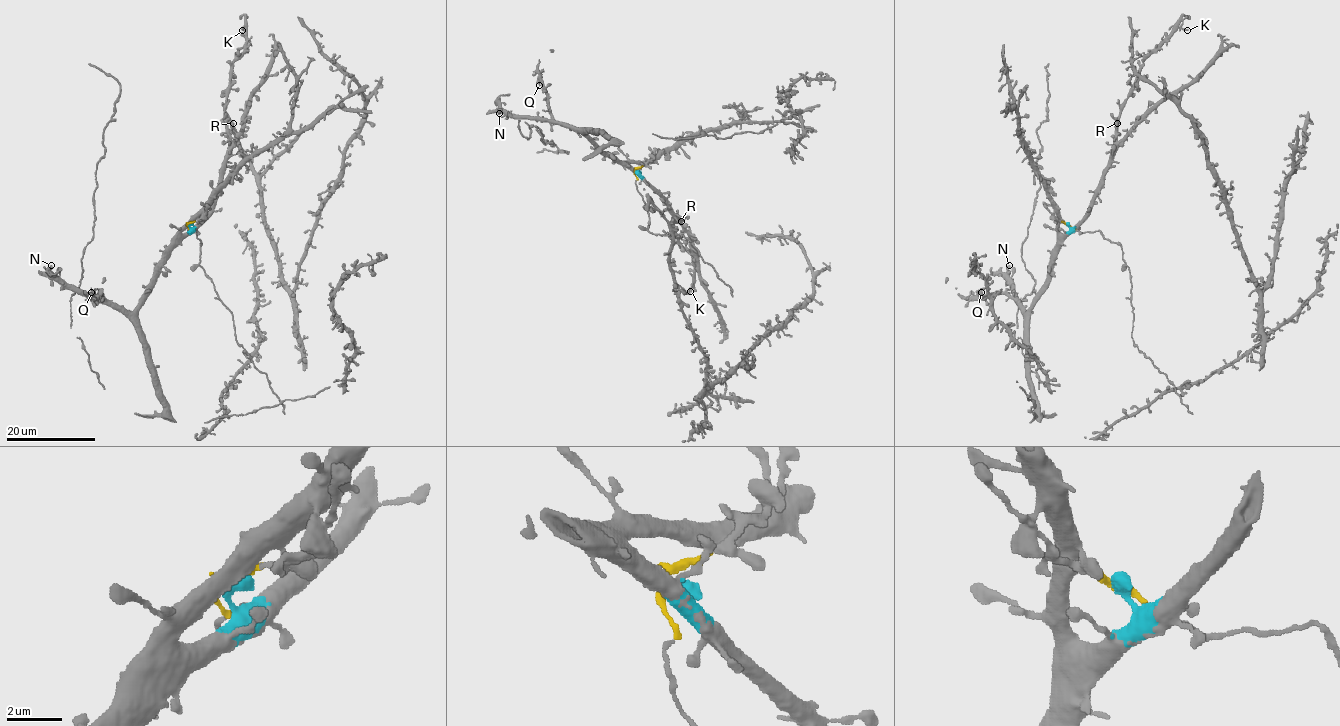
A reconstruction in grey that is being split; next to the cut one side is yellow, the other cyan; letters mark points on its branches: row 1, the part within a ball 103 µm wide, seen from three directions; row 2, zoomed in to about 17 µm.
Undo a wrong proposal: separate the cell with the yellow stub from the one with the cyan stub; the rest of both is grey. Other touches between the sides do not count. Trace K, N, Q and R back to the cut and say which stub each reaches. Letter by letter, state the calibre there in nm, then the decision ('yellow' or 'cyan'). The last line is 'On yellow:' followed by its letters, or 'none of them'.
K: 160 nm | cyan
N: 320 nm | cyan
Q: 200 nm | cyan
R: 420 nm | cyan
On yellow: none of them

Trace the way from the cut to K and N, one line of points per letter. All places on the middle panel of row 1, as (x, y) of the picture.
K: (636, 171), (666, 201), (676, 218), (672, 223), (677, 241), (691, 256), (693, 281), (690, 291)
N: (636, 171), (638, 174), (607, 156), (579, 129), (567, 124), (507, 116), (497, 110), (499, 114)

